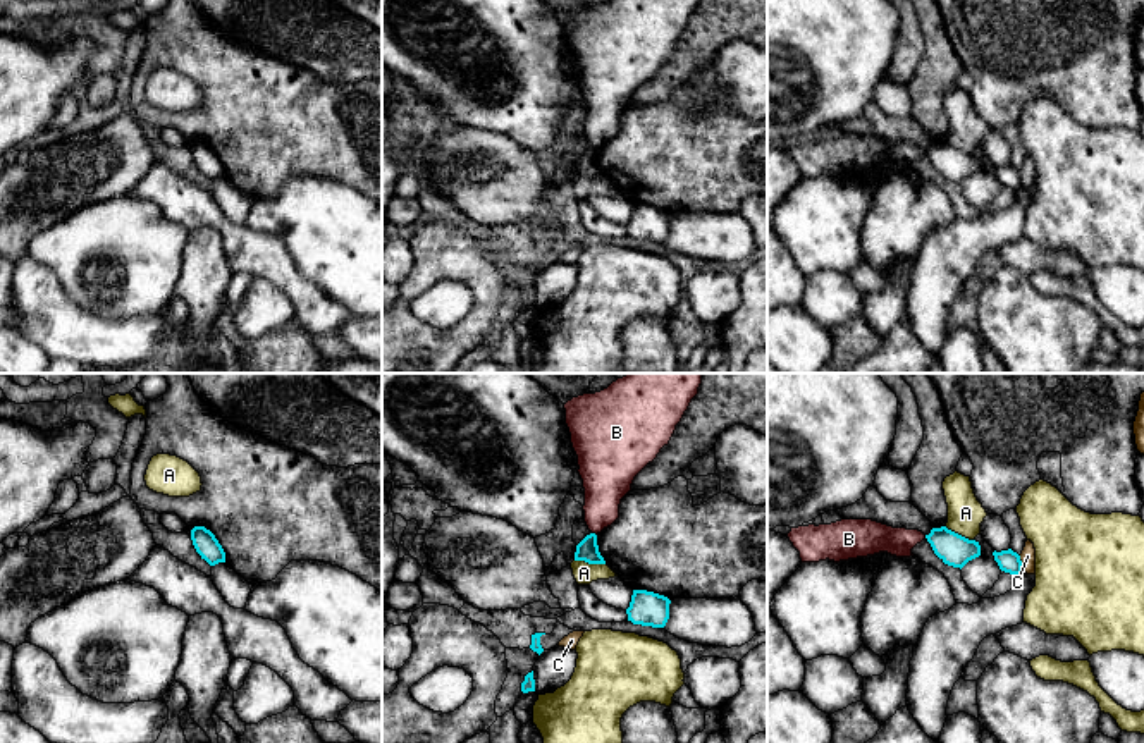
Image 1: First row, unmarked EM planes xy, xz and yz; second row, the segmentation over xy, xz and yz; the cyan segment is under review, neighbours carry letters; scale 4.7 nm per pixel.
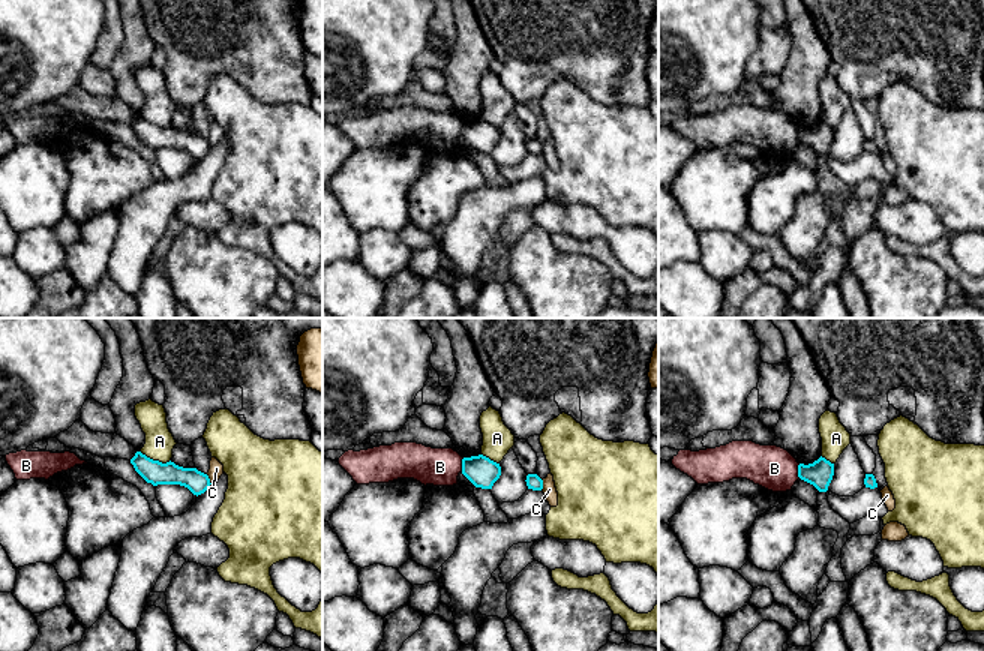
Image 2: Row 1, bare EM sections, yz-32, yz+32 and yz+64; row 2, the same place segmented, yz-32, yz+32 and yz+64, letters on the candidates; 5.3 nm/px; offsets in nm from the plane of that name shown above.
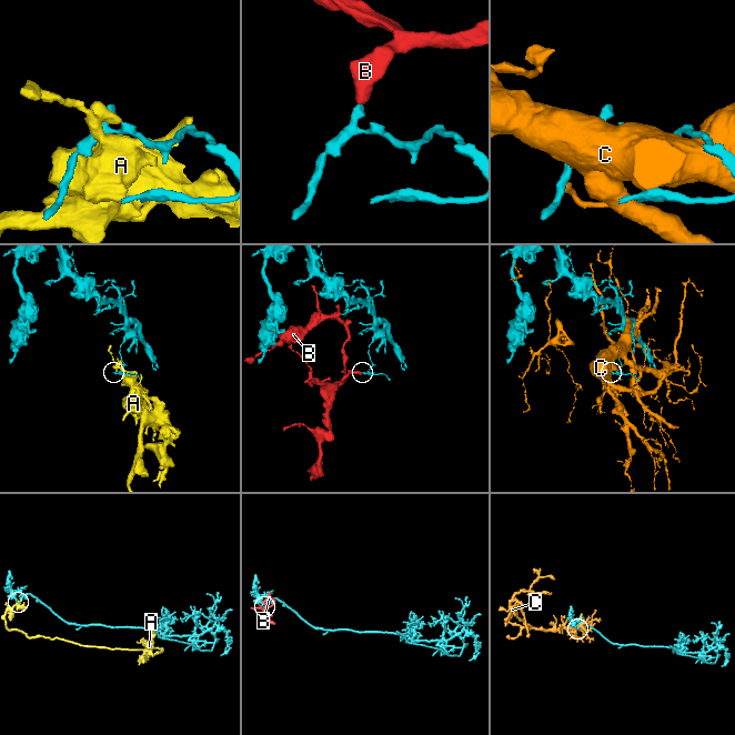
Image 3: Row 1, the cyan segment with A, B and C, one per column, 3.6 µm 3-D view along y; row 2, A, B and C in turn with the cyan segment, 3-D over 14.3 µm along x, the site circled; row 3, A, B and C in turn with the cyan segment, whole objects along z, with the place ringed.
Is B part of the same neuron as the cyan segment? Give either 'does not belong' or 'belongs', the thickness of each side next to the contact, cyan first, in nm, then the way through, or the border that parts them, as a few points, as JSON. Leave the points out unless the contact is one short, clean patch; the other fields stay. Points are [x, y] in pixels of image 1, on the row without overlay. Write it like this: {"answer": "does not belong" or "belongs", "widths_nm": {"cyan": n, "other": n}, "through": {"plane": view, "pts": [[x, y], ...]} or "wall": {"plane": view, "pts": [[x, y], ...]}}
{"answer": "does not belong", "widths_nm": {"cyan": 100, "other": 220}, "wall": {"plane": "xz", "pts": [[592, 147], [596, 150]]}}

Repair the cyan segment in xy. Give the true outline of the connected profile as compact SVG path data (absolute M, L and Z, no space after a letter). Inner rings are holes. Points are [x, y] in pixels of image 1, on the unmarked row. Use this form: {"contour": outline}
{"contour": "M194 141L191 144L191 155L196 167L205 174L210 181L218 177L225 177L225 167L215 150L205 141Z"}

